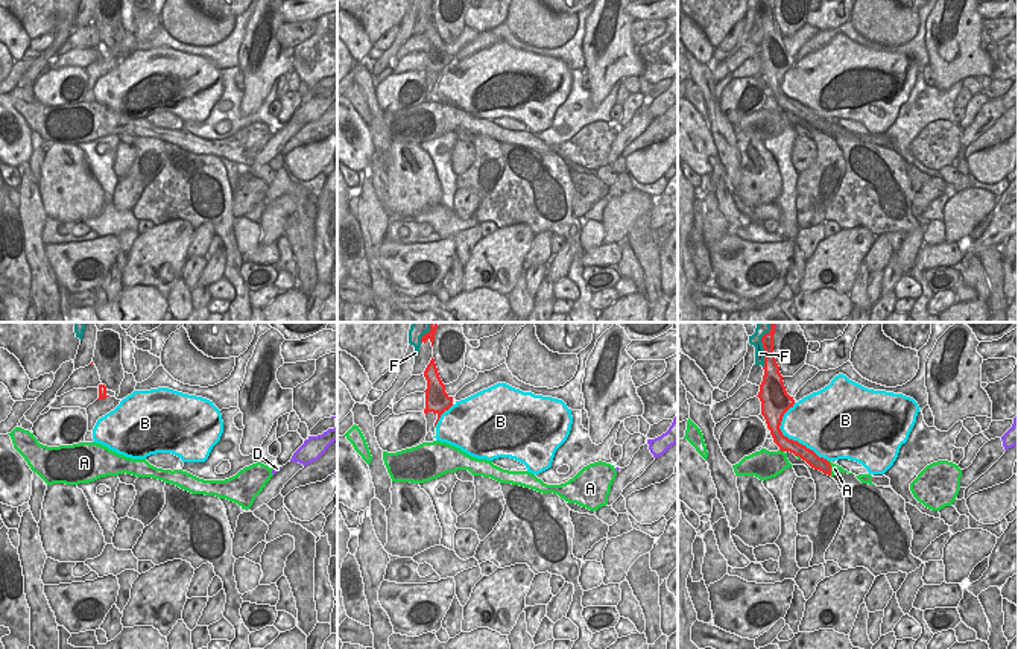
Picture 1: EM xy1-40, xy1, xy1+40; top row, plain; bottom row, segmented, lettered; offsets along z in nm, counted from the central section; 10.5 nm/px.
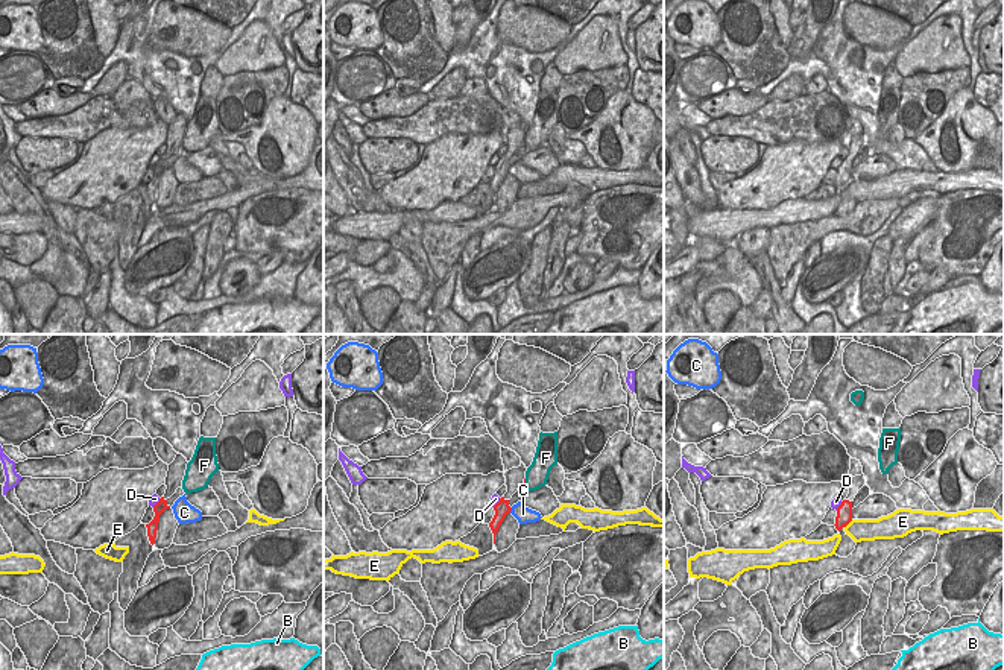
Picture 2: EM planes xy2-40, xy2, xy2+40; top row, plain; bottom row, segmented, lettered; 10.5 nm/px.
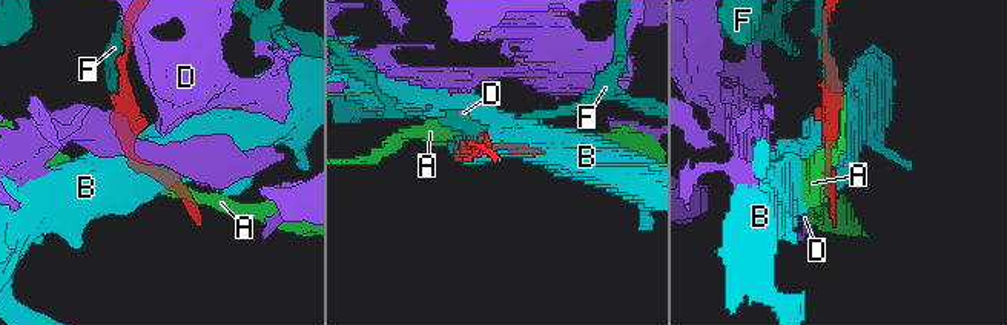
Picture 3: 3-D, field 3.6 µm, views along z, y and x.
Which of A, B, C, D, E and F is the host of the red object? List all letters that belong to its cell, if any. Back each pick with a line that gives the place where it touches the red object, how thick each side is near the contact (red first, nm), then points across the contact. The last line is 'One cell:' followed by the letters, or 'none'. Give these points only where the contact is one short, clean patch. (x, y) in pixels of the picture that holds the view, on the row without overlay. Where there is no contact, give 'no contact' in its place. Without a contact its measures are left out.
One cell: none

